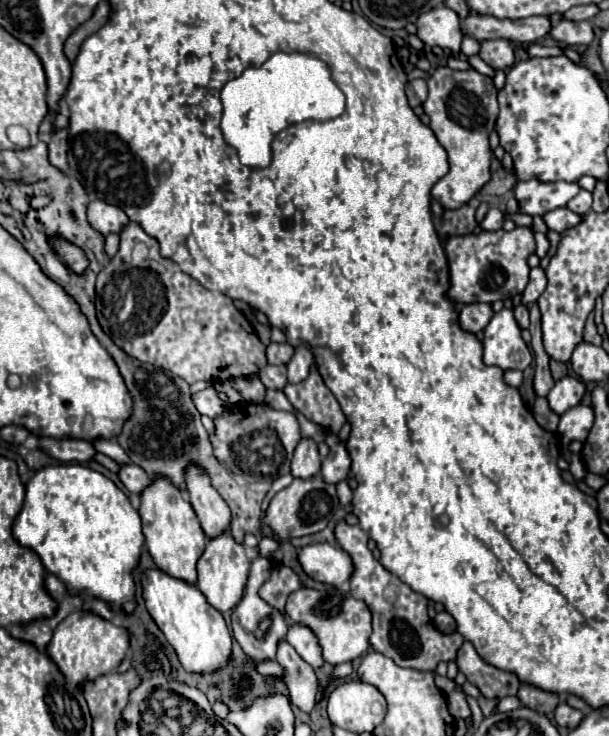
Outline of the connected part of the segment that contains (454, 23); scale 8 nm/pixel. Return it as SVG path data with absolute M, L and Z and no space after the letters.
M446 6L430 10L428 14L420 14L416 20L416 36L428 46L448 48L456 54L460 52L460 42L464 38L458 14Z

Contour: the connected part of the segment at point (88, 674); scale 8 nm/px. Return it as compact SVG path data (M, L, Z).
M78 610L66 616L56 626L52 640L46 646L46 654L52 658L52 662L56 662L64 678L68 678L68 682L74 688L80 688L84 682L92 678L114 672L128 650L128 642L130 642L130 636L122 628L114 626L112 622L102 620L100 616Z

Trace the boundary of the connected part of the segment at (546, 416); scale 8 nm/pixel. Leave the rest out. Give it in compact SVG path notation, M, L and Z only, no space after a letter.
M537 397L533 413L536 421L543 428L551 432L557 430L560 417L550 410L546 398Z

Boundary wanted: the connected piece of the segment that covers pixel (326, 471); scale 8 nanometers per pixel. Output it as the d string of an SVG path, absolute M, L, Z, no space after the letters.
M329 434L325 442L330 446L330 454L328 454L328 458L322 460L322 478L324 478L324 482L338 484L338 482L346 480L346 476L350 472L350 456L337 435Z

